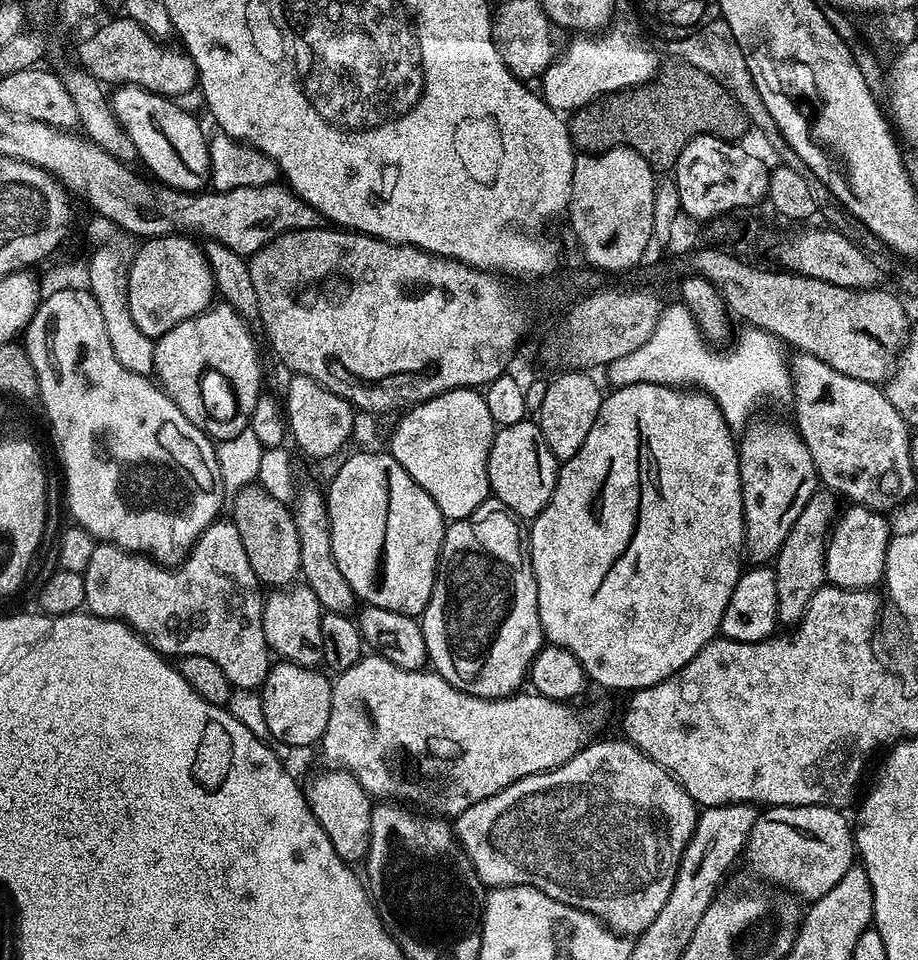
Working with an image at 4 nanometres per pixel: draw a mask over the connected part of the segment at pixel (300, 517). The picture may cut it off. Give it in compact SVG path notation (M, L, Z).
M301 487L294 497L294 515L298 526L298 546L302 554L300 576L303 583L318 598L324 612L351 613L358 601L354 590L350 590L350 582L338 570L338 562L334 562L334 546L330 546L330 522L328 521L328 501L325 493L316 488Z

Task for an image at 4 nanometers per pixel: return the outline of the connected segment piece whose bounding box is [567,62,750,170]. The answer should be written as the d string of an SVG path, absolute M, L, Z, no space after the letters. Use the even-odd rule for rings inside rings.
M672 62L669 68L661 67L651 80L636 88L613 92L611 96L592 101L585 108L576 109L571 113L567 126L568 133L572 135L572 147L581 153L595 154L611 148L633 148L656 170L675 169L681 150L696 136L717 136L720 140L740 142L750 132L748 116L731 93L714 82L710 74L702 74L702 70L683 62Z

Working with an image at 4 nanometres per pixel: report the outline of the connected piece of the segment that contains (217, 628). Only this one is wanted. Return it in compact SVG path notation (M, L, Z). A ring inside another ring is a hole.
M217 518L196 539L187 556L175 566L165 566L151 556L127 552L117 544L100 542L90 557L90 566L86 566L83 574L86 582L84 608L91 615L122 621L165 658L201 656L218 662L218 666L222 666L222 674L226 674L233 689L259 690L264 687L270 667L270 649L262 630L266 596L260 579L250 566L250 558L246 558L238 526L234 526L231 519Z

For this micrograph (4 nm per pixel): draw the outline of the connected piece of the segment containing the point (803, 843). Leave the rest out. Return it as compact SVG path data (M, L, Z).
M768 806L757 815L754 830L750 830L750 838L746 845L746 860L753 864L767 883L779 886L795 894L801 901L811 902L822 898L826 890L834 890L838 886L842 874L854 866L858 853L854 843L854 828L844 817L845 813L839 808L826 806Z

